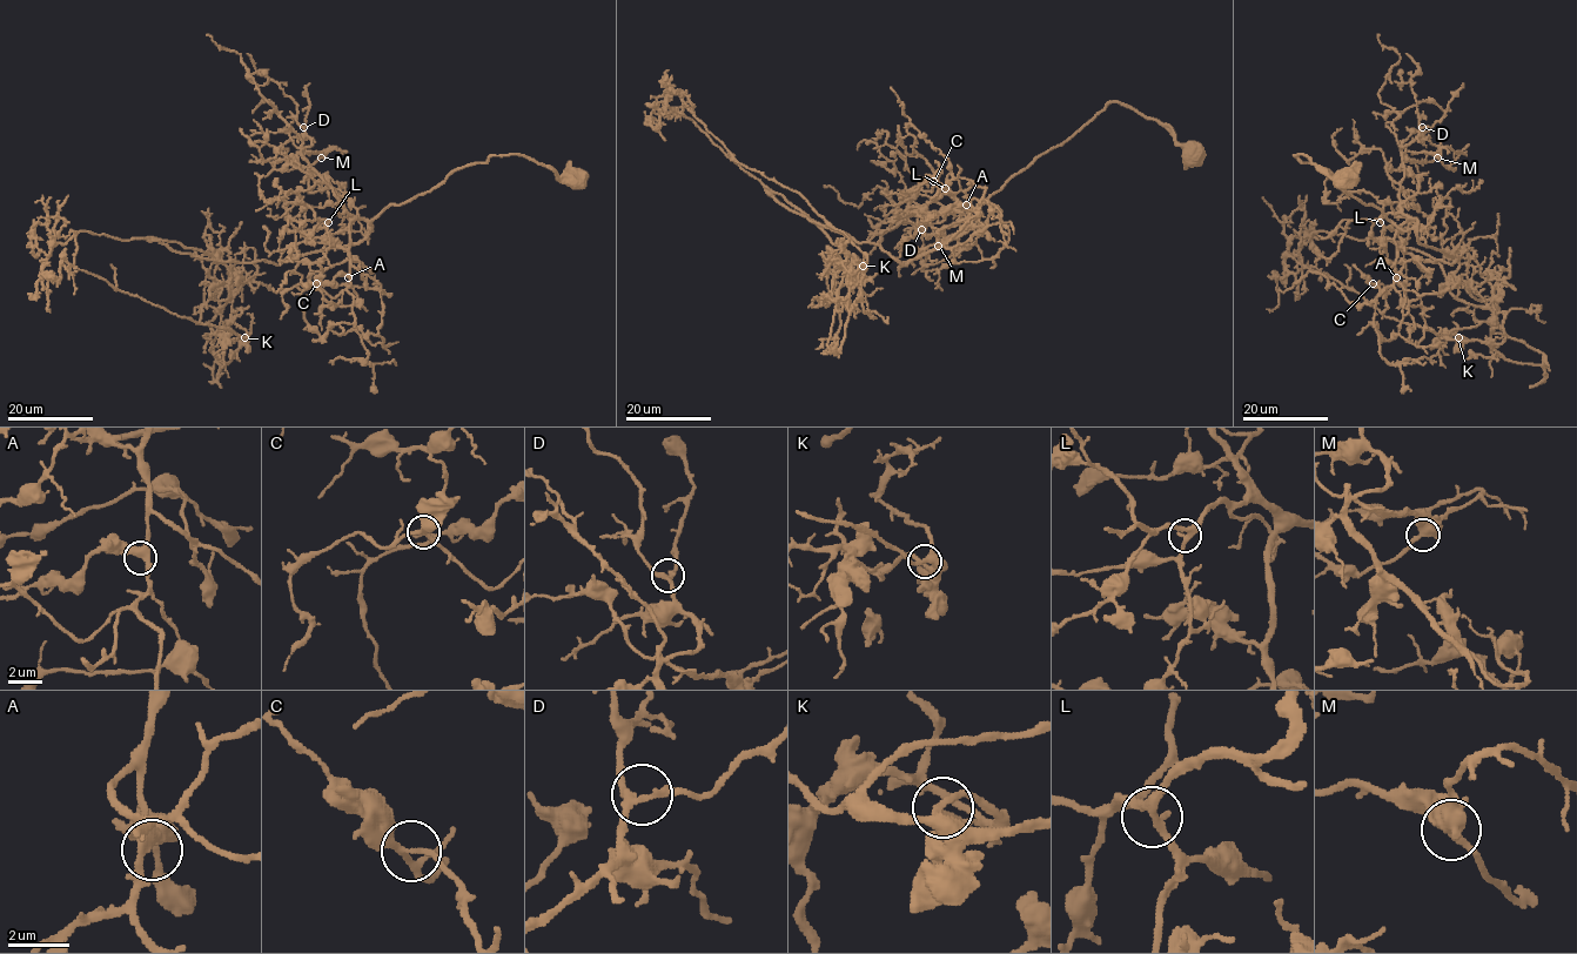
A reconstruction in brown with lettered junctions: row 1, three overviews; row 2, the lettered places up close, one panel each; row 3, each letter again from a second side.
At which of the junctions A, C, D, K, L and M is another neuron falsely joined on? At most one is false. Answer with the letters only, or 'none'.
none

